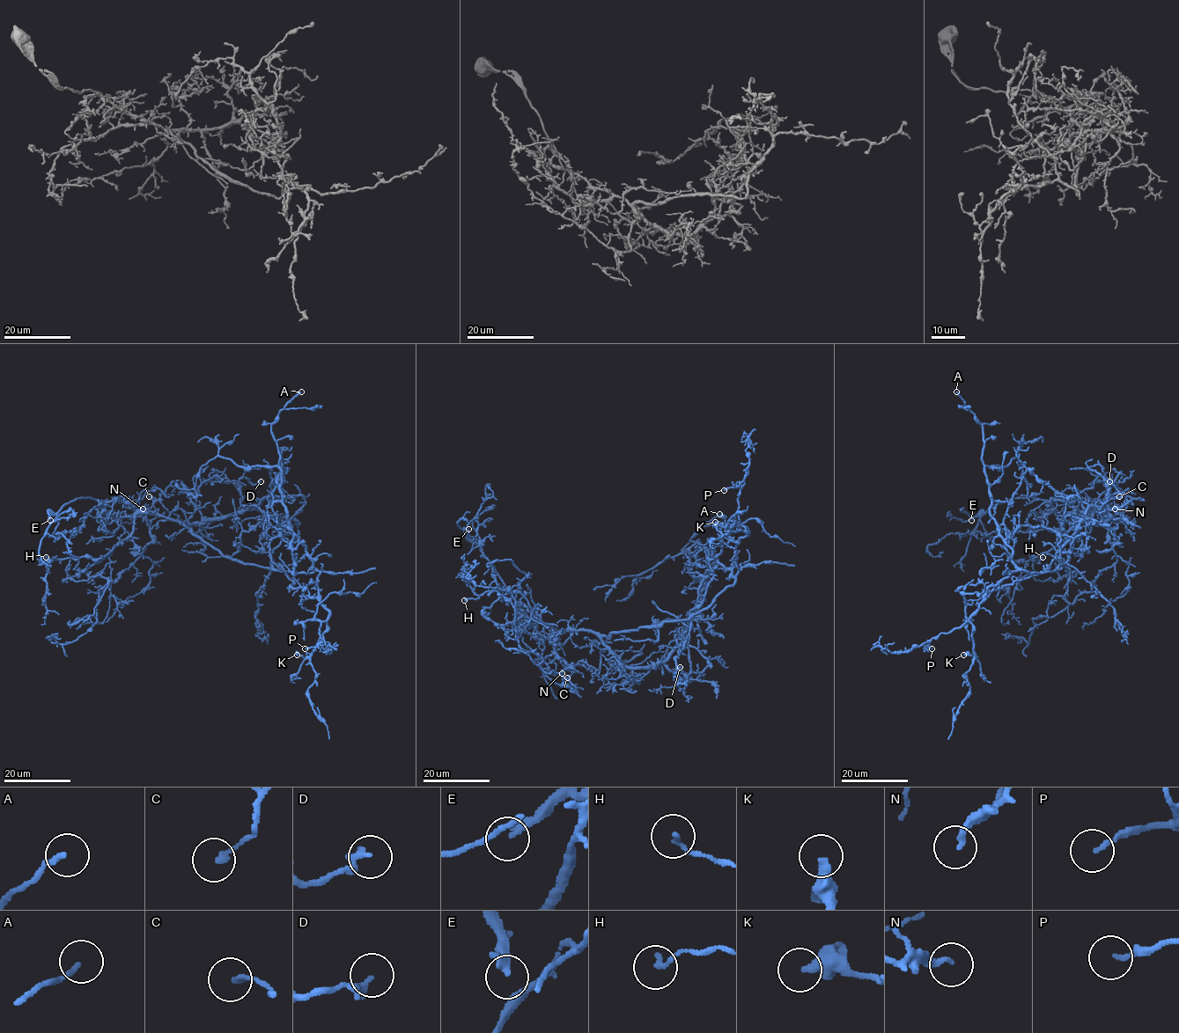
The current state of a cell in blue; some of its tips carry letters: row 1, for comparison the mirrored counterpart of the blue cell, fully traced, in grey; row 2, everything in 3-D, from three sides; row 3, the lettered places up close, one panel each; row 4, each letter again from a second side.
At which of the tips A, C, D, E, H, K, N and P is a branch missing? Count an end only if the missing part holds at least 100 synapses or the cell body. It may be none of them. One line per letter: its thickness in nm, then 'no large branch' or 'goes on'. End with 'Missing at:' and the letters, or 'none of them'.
A: 170 nm | no large branch
C: 180 nm | no large branch
D: 160 nm | no large branch
E: 200 nm | goes on
H: 170 nm | no large branch
K: 360 nm | no large branch
N: 200 nm | no large branch
P: 150 nm | no large branch
Missing at: E

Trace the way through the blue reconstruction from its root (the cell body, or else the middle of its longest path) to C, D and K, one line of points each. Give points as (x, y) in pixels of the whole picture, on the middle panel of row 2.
C: (640, 628), (614, 631), (608, 637), (591, 630), (556, 632), (553, 636), (555, 652), (574, 665), (567, 677)
D: (640, 628), (614, 631), (601, 641), (628, 666), (649, 667), (661, 662), (669, 670), (680, 667)
K: (640, 628), (688, 619), (733, 582), (737, 541), (747, 530), (722, 534), (715, 522)

